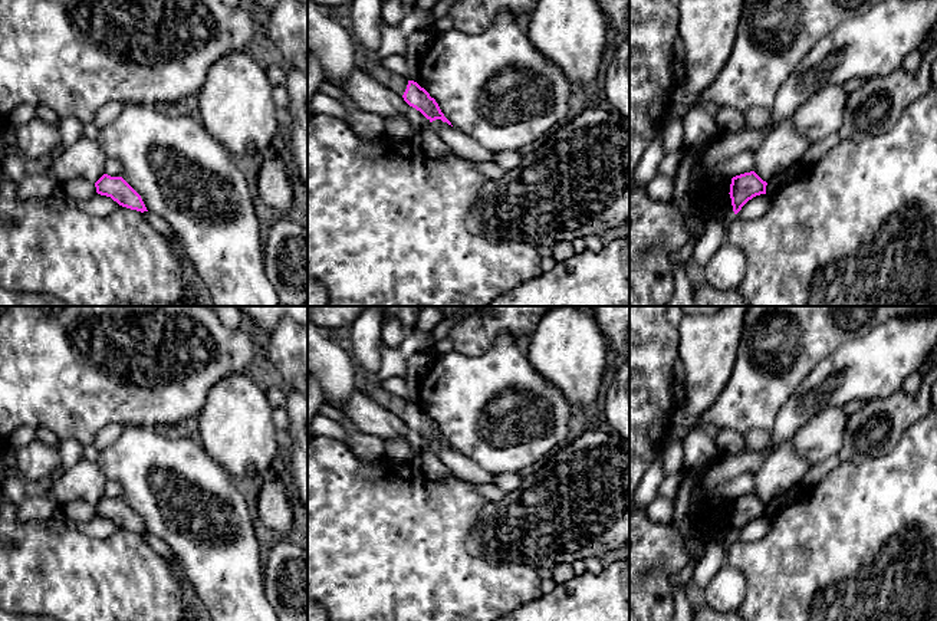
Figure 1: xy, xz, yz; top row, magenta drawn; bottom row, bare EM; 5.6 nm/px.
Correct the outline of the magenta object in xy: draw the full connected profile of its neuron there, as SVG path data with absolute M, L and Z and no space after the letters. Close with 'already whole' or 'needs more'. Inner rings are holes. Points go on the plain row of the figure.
M103 496L95 509L98 516L111 519L122 529L141 535L148 533L141 518L122 499Z; already whole

